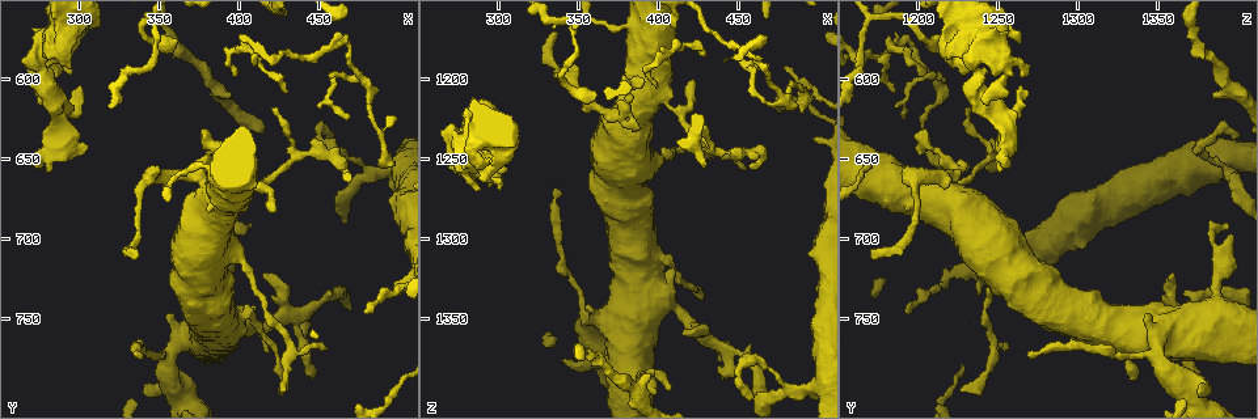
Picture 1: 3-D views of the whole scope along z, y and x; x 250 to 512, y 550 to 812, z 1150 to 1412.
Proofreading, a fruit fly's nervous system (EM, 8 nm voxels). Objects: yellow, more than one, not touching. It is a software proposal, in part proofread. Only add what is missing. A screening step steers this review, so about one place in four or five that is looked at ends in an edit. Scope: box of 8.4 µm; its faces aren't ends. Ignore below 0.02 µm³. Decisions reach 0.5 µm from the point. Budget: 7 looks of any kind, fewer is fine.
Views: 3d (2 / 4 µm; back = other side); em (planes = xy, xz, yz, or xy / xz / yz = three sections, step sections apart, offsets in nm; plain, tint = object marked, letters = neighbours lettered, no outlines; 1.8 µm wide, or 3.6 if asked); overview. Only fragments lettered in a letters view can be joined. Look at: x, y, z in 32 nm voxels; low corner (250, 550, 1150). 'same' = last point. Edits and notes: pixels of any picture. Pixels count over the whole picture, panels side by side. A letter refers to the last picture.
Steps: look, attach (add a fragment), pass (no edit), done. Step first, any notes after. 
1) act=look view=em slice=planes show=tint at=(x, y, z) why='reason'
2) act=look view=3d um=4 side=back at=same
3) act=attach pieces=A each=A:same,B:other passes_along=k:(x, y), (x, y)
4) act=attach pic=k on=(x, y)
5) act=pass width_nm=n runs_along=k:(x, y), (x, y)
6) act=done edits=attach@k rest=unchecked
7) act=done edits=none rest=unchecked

act=look view=em slice=yz step=8 show=tint at=(394, 612, 1386) why='branch stops here'

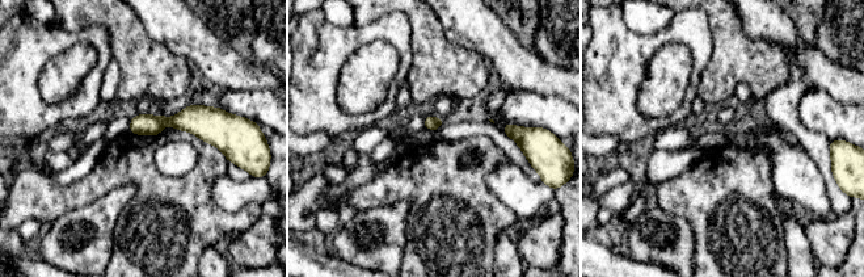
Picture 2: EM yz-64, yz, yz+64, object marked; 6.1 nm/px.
act=look view=em slice=planes show=tint at=same

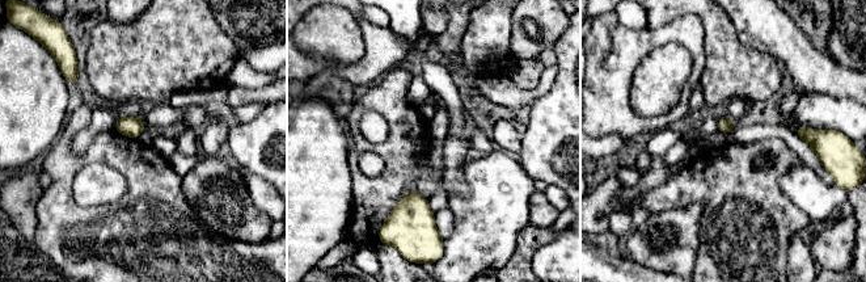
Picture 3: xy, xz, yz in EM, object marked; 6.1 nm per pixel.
act=look view=em slice=planes show=letters at=same

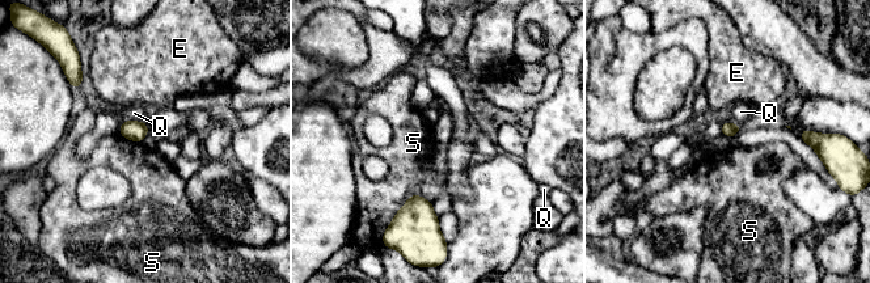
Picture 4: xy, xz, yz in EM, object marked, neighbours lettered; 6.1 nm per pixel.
act=pass longest_contact=S:280nm each=E:other,Q:other,S:other found='none of them fits'

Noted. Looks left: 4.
act=look view=em slice=planes show=letters at=(288, 614, 1244) why='sharp bend'

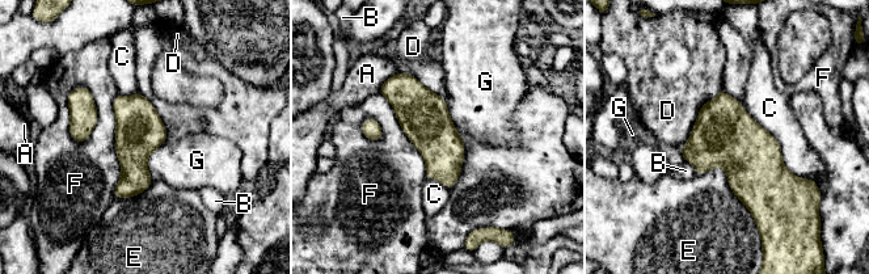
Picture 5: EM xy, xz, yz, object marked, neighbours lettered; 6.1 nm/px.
act=pass each=A:other,B:other,C:other,D:other,E:other,F:other,G:other border=5:(443, 98), (450, 119), (463, 139) found='none of them fits'

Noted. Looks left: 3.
act=look view=em slice=planes show=letters at=(486, 628, 1202) why='abrupt turn'

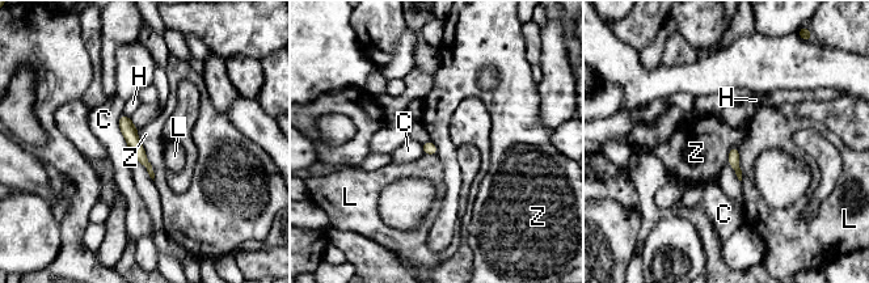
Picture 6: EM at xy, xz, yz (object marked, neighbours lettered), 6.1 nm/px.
act=pass width_nm=60 each=C:other,H:other,L:other,Z:other found='no lettered fragment goes on from it'

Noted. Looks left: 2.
act=done edits=none rest=unchecked

